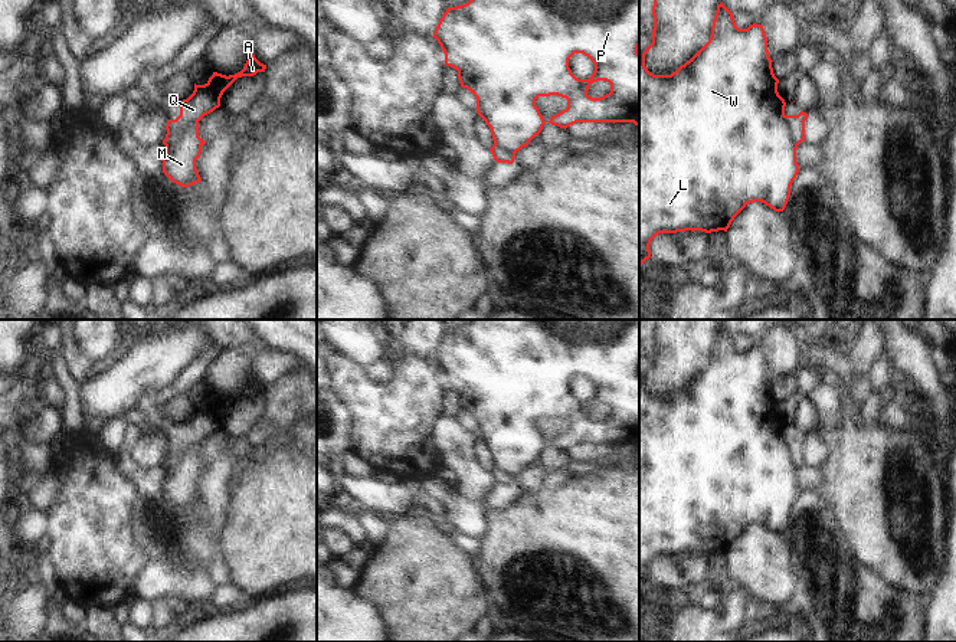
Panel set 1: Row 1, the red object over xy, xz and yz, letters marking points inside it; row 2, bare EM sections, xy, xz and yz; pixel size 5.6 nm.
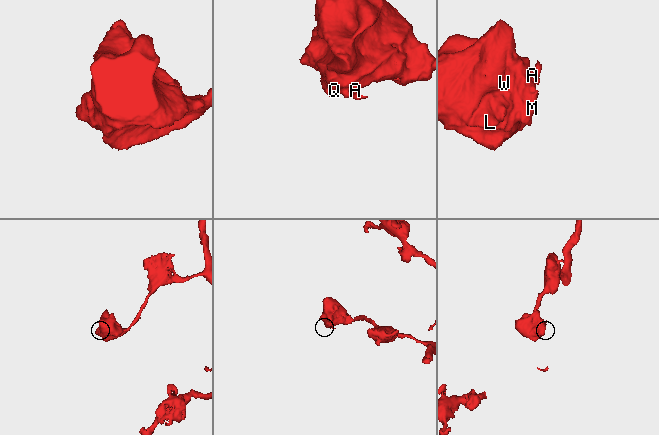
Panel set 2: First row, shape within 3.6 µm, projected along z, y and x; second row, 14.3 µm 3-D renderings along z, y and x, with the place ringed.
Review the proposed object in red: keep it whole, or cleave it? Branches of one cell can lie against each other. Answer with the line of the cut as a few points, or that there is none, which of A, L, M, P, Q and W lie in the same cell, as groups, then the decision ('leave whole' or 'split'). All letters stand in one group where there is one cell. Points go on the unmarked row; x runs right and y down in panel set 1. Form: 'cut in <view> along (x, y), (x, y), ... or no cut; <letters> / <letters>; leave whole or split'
cut in xy along (221, 409), (200, 410), (193, 415); A L M P W / Q; split

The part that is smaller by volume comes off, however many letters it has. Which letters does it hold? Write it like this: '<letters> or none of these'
Q.

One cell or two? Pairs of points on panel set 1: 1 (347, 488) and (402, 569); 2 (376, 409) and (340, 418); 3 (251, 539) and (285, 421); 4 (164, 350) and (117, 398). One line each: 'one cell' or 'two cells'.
1: two cells
2: two cells
3: one cell
4: one cell

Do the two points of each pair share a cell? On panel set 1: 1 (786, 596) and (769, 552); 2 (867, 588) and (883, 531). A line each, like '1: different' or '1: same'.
1: same
2: different

